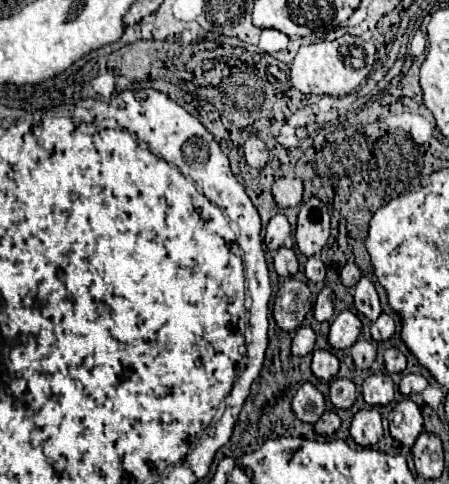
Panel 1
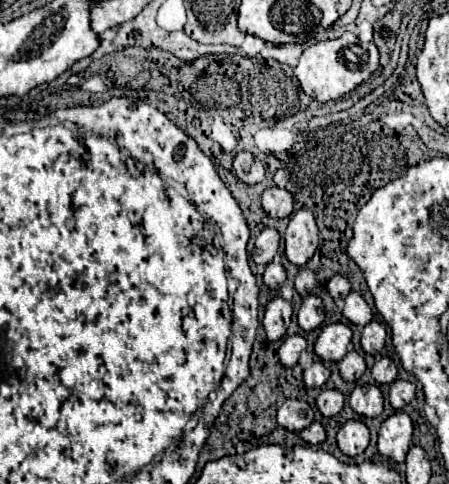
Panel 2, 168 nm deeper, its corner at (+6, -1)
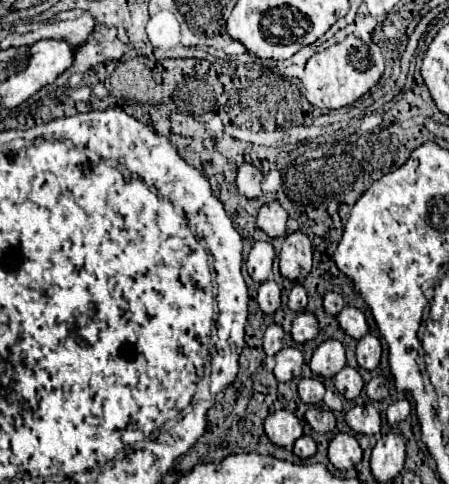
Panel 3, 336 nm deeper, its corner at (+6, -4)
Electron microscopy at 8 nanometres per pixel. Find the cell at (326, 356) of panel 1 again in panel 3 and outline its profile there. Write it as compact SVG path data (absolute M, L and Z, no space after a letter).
M312 376L312 378L302 378L302 380L298 382L298 394L300 394L300 398L302 398L306 404L318 404L318 402L322 402L324 392L326 392L326 388L324 388L322 380L316 378L316 376Z

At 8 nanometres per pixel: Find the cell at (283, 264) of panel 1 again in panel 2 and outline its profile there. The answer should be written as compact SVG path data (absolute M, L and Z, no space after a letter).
M278 261L268 263L268 265L266 265L266 271L264 271L264 285L270 287L270 289L280 289L284 281L286 281L286 271L284 271L284 267L282 267Z

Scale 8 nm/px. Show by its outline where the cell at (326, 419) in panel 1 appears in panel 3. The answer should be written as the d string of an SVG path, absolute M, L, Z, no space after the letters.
M300 436L294 444L294 454L300 458L310 458L316 454L316 442L312 440L312 436Z

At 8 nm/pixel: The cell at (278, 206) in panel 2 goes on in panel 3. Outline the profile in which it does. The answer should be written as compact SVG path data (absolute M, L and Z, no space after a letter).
M278 200L266 202L258 212L258 226L264 232L268 232L268 236L272 238L286 232L286 220L288 220L288 212L282 208Z

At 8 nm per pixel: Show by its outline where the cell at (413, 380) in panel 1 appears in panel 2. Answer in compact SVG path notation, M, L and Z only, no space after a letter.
M396 381L392 387L390 387L390 405L400 411L404 409L410 401L414 399L414 385L410 381Z

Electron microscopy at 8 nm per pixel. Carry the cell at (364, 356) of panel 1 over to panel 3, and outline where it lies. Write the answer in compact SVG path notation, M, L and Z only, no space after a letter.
M344 366L336 376L334 376L334 384L336 384L336 390L346 396L348 400L354 400L362 388L364 388L364 380L362 376L358 374L356 368L352 366Z

